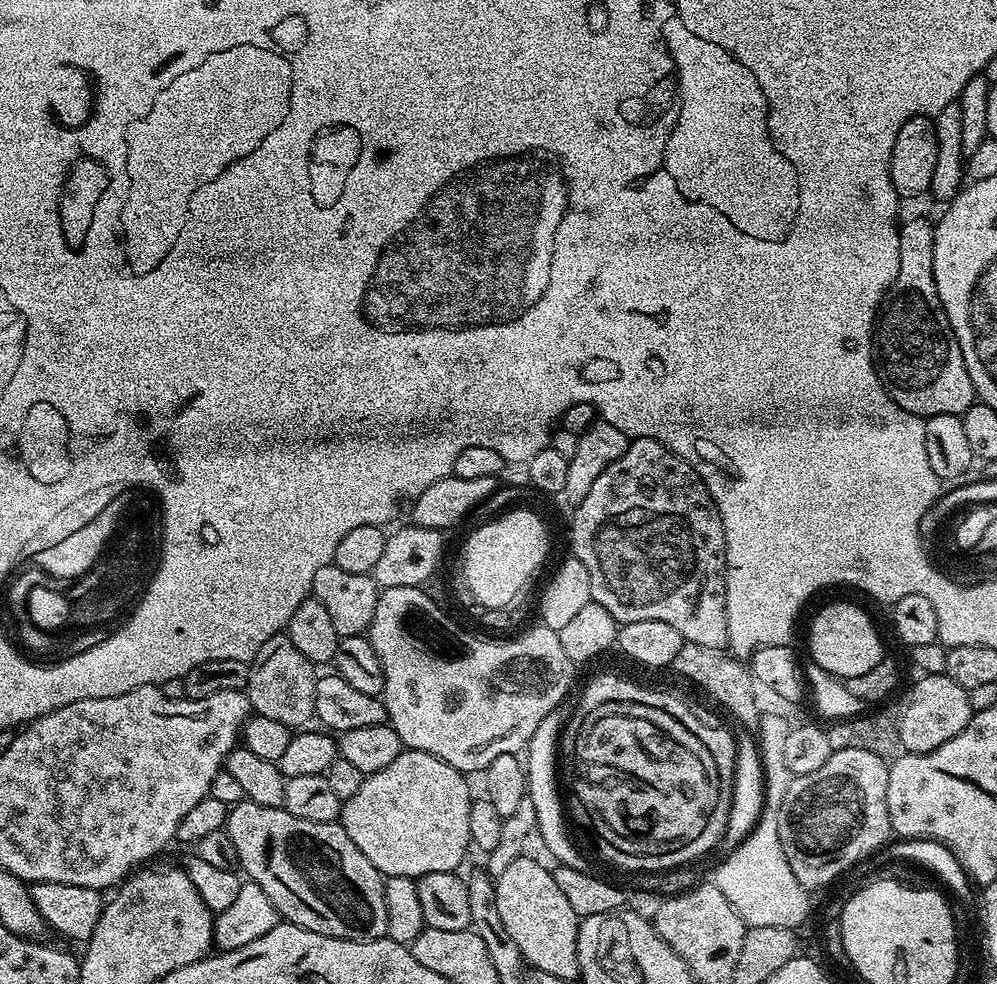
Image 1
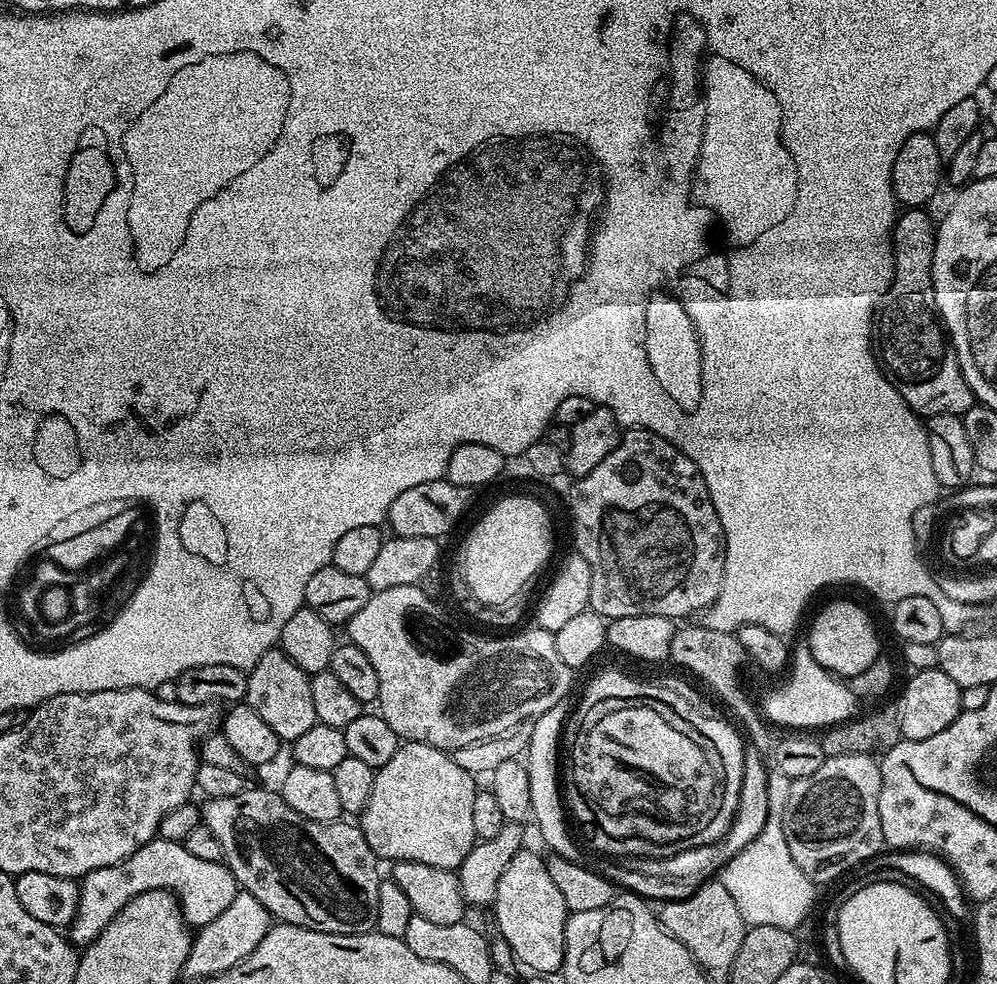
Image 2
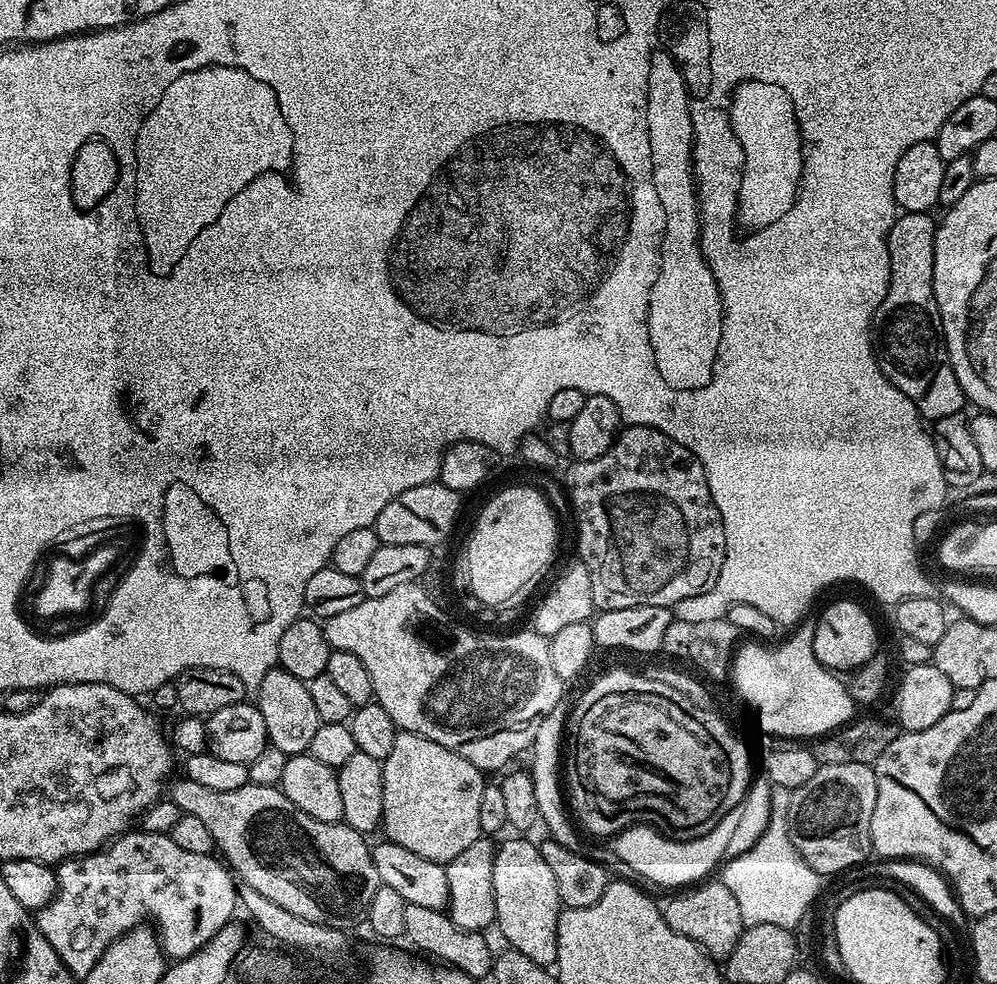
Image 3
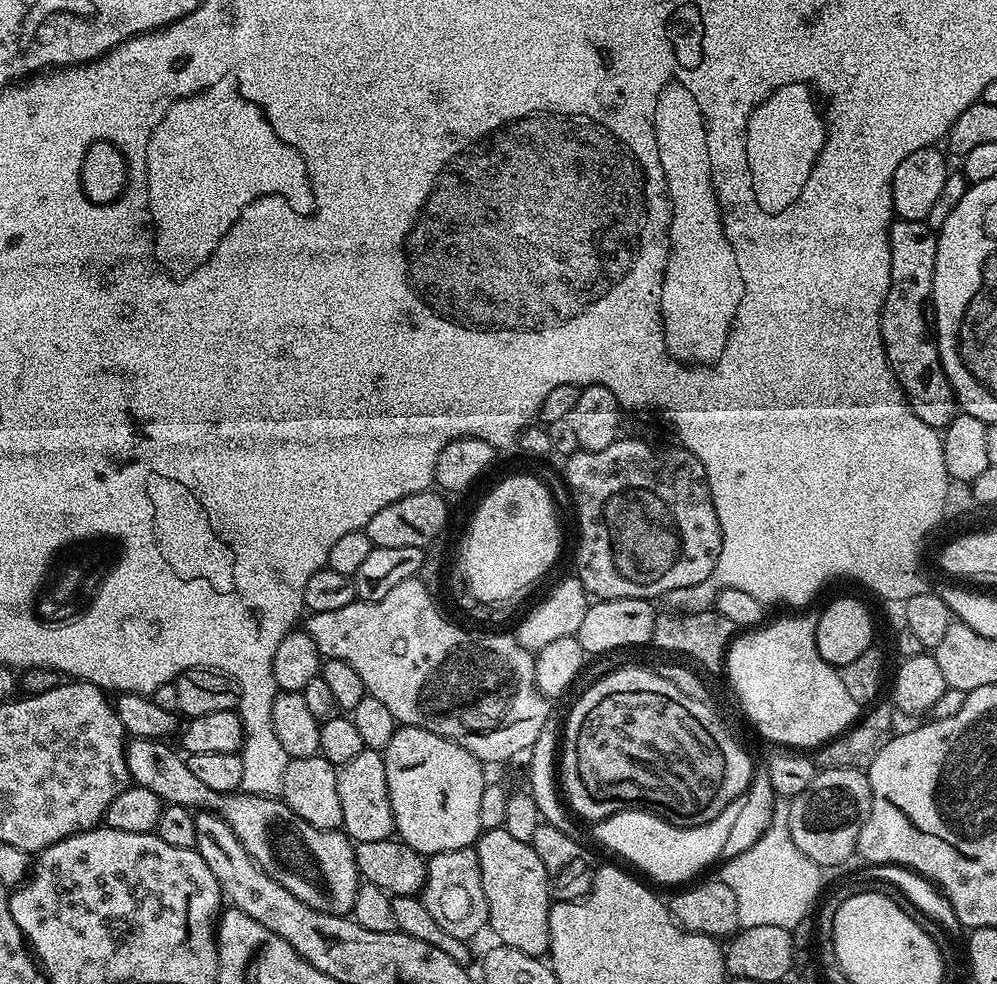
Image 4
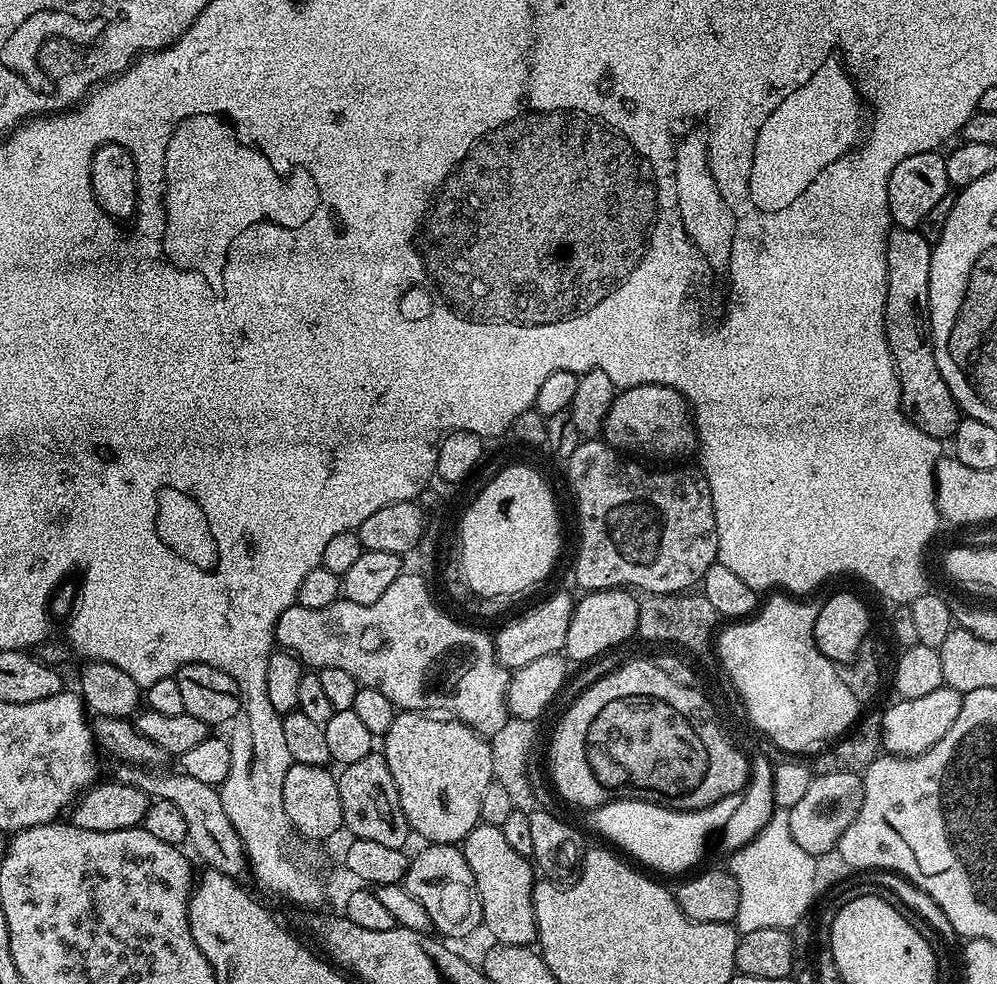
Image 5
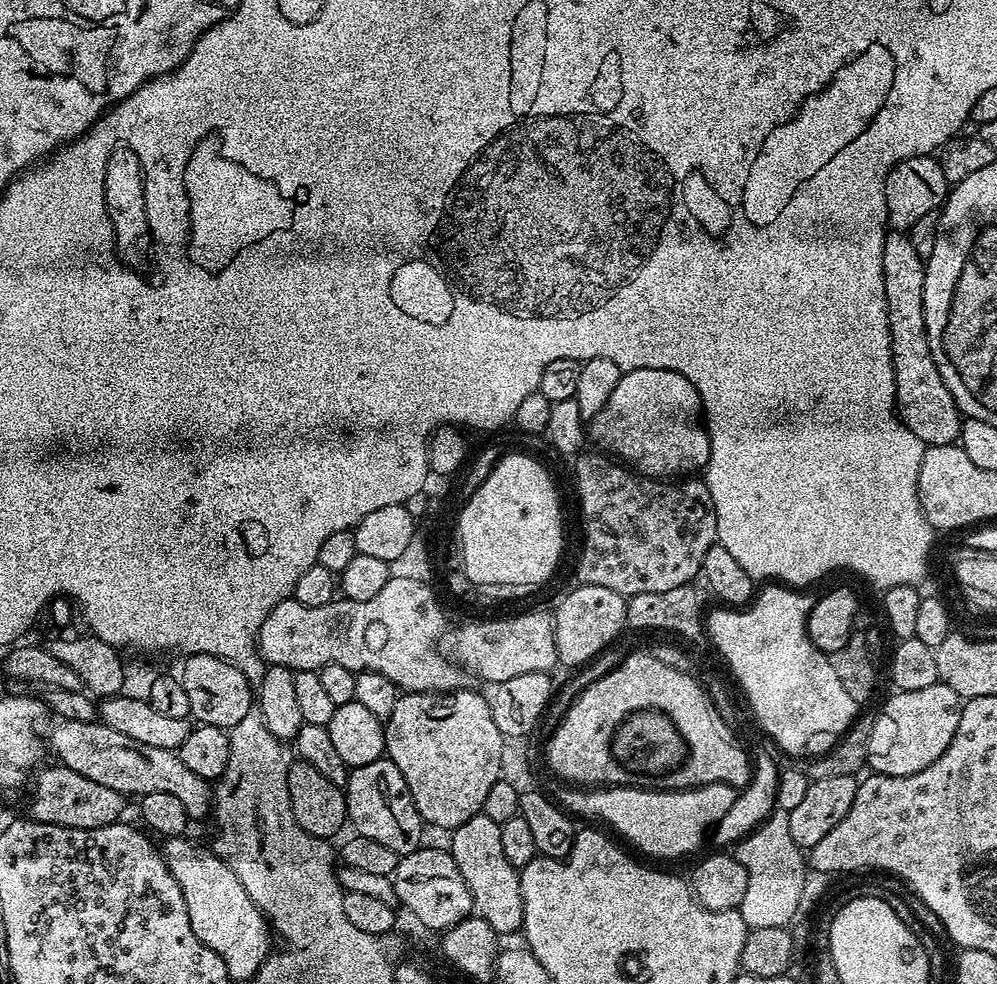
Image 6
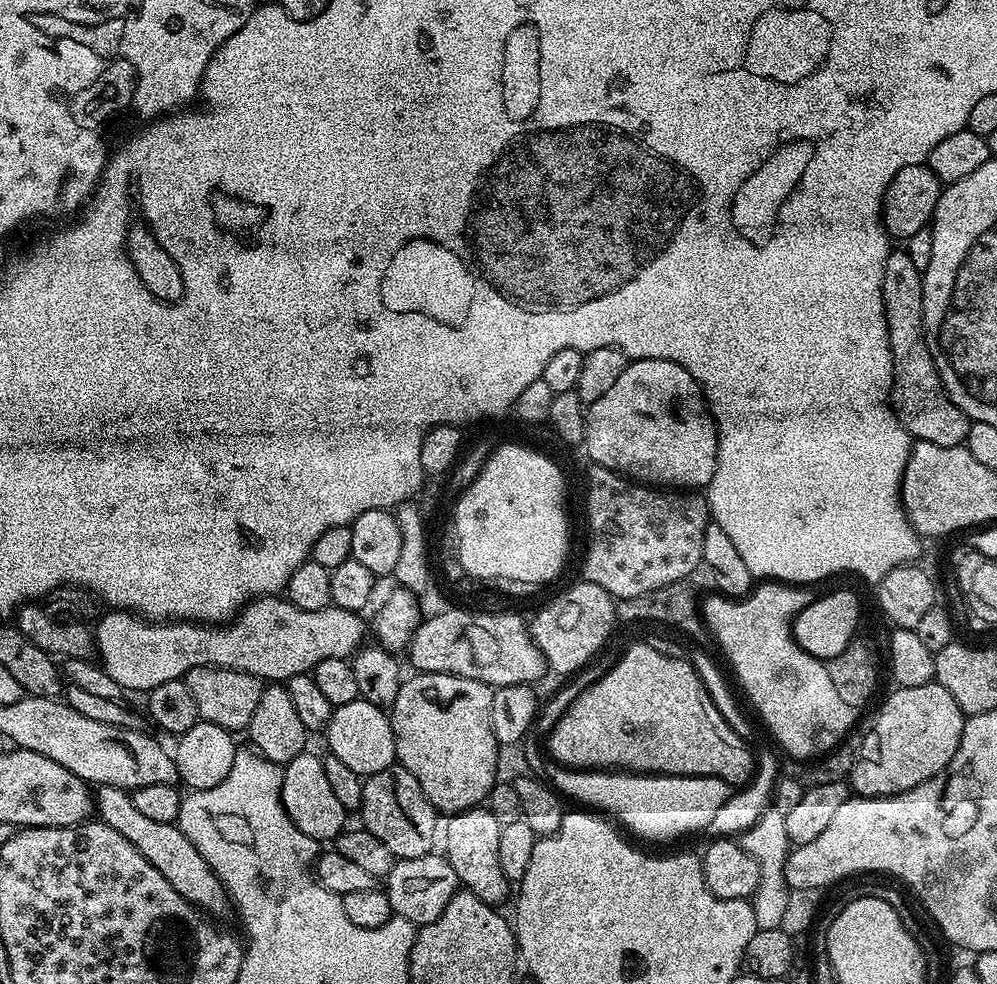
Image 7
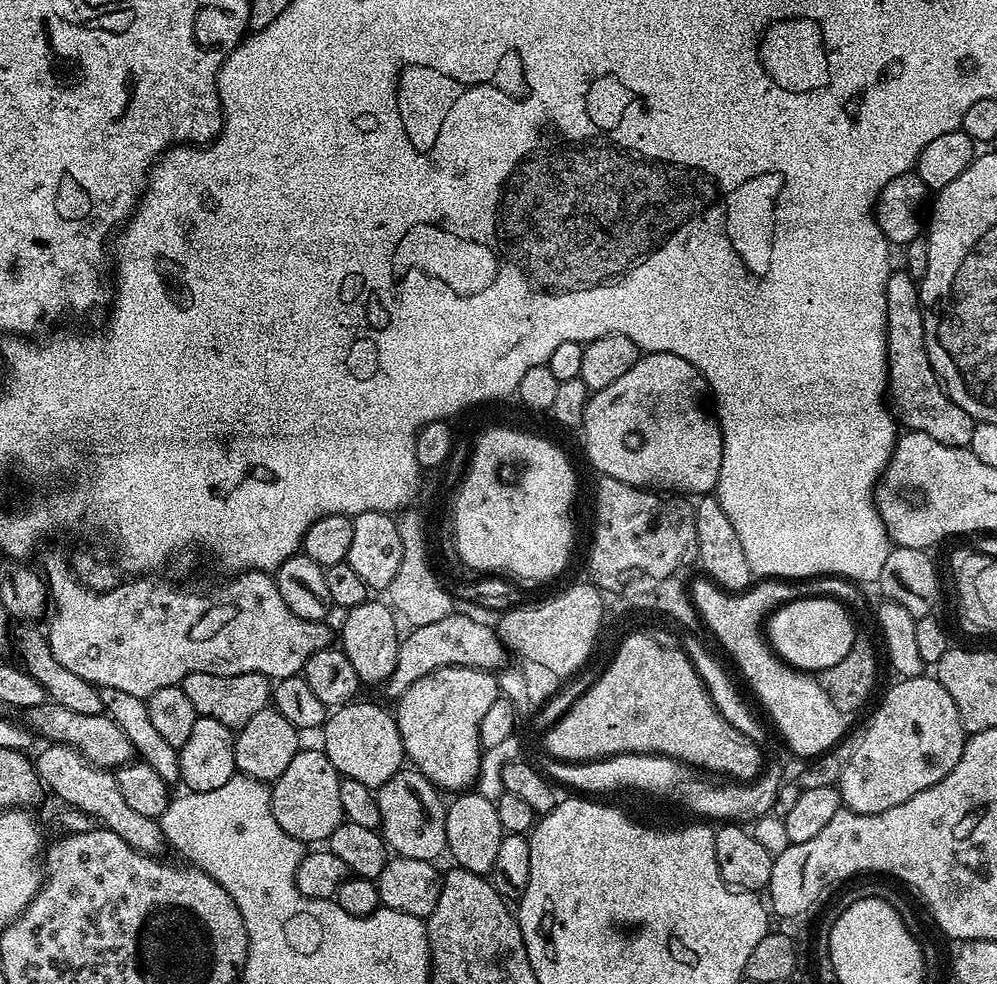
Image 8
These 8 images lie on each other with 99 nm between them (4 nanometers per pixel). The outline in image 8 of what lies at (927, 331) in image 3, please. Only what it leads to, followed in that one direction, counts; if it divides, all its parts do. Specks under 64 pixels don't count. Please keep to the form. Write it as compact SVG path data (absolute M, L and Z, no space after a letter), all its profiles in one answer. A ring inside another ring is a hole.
M903 270L889 271L886 282L886 350L888 351L886 396L897 421L907 431L927 434L929 438L934 438L934 442L942 442L942 446L947 448L968 448L970 438L974 438L977 421L948 396L940 379L936 377L935 370L930 366L930 354L926 350L924 307L920 305L920 285L909 272Z

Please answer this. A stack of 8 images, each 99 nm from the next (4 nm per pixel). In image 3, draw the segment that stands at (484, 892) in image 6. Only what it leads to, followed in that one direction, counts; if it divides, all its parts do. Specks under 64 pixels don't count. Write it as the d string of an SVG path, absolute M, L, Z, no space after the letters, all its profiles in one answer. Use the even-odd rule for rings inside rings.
M516 838L520 840L504 840L499 841L496 857L494 858L494 902L496 903L496 922L495 925L500 927L502 933L505 935L508 948L513 952L521 952L526 954L526 958L530 958L530 962L535 964L543 964L545 966L552 966L556 963L556 955L558 954L558 918L562 911L562 905L558 898L558 886L554 886L554 874L550 870L550 866L546 866L546 861L542 859L539 847L535 843L524 840L528 838Z

